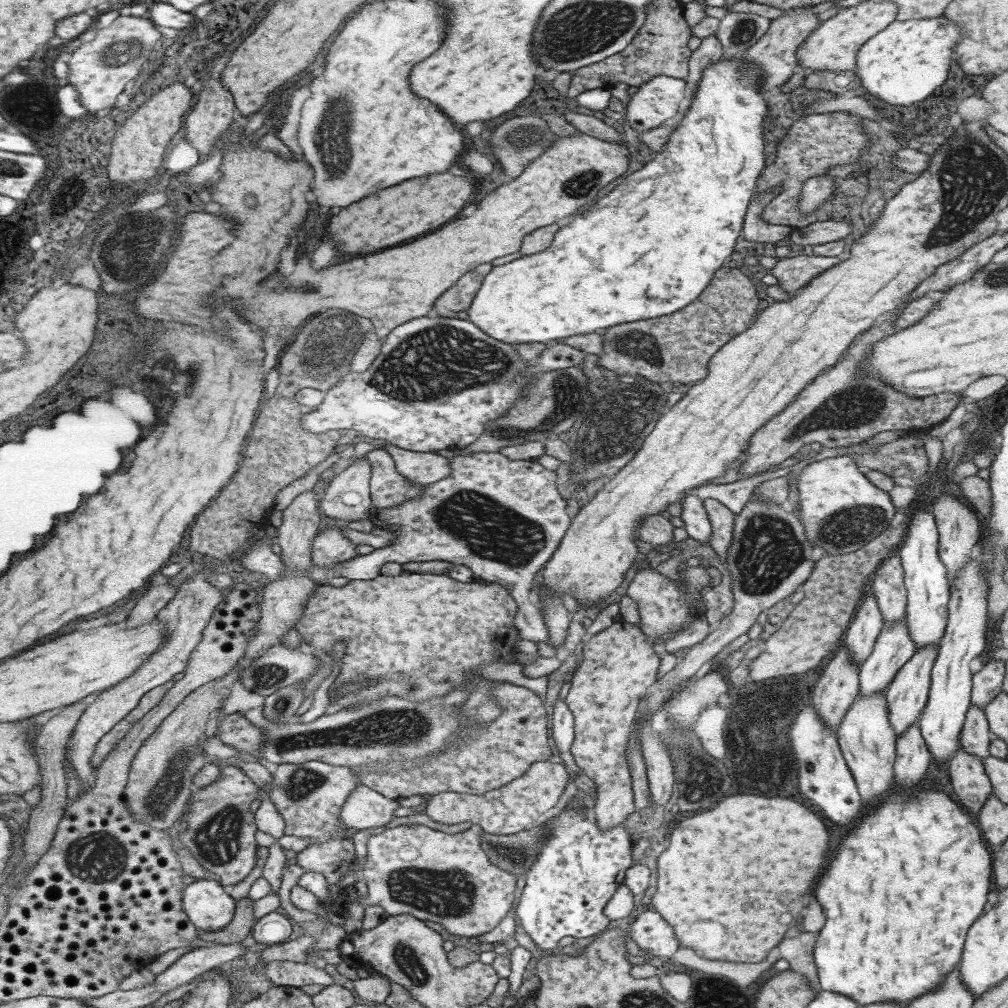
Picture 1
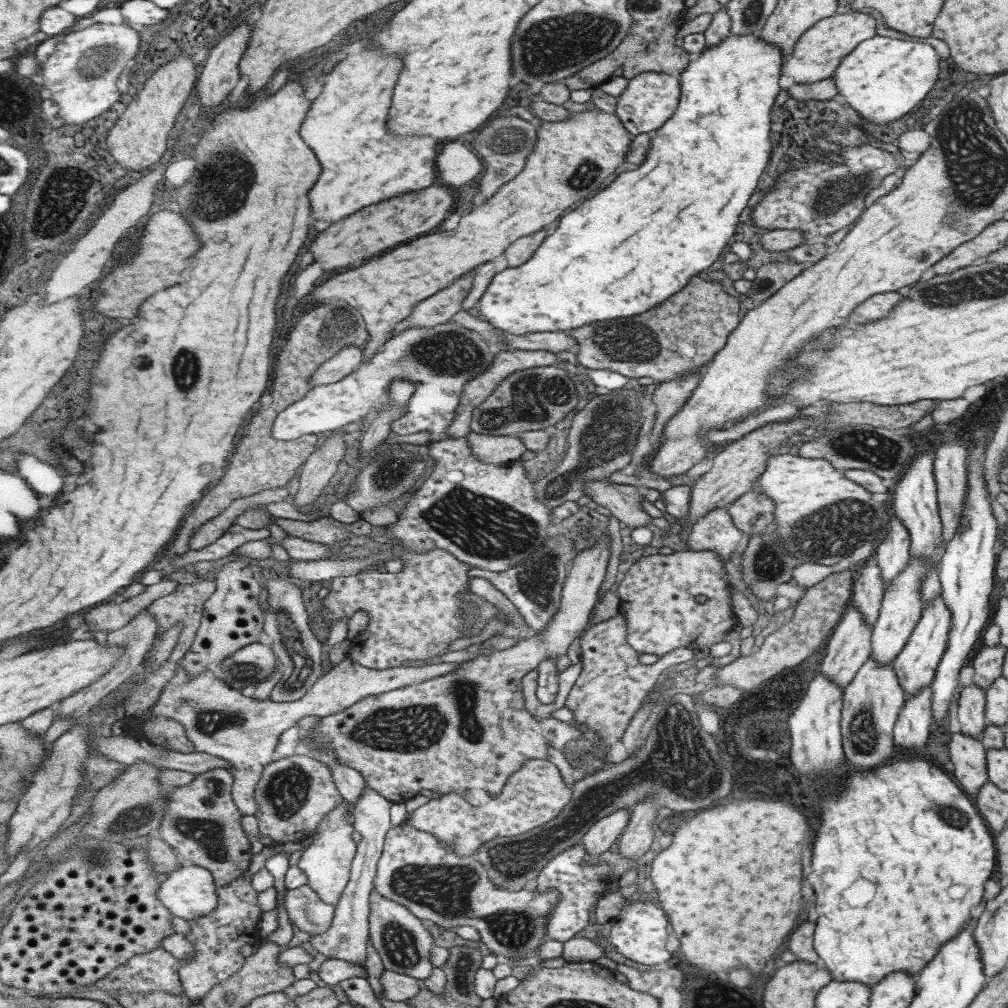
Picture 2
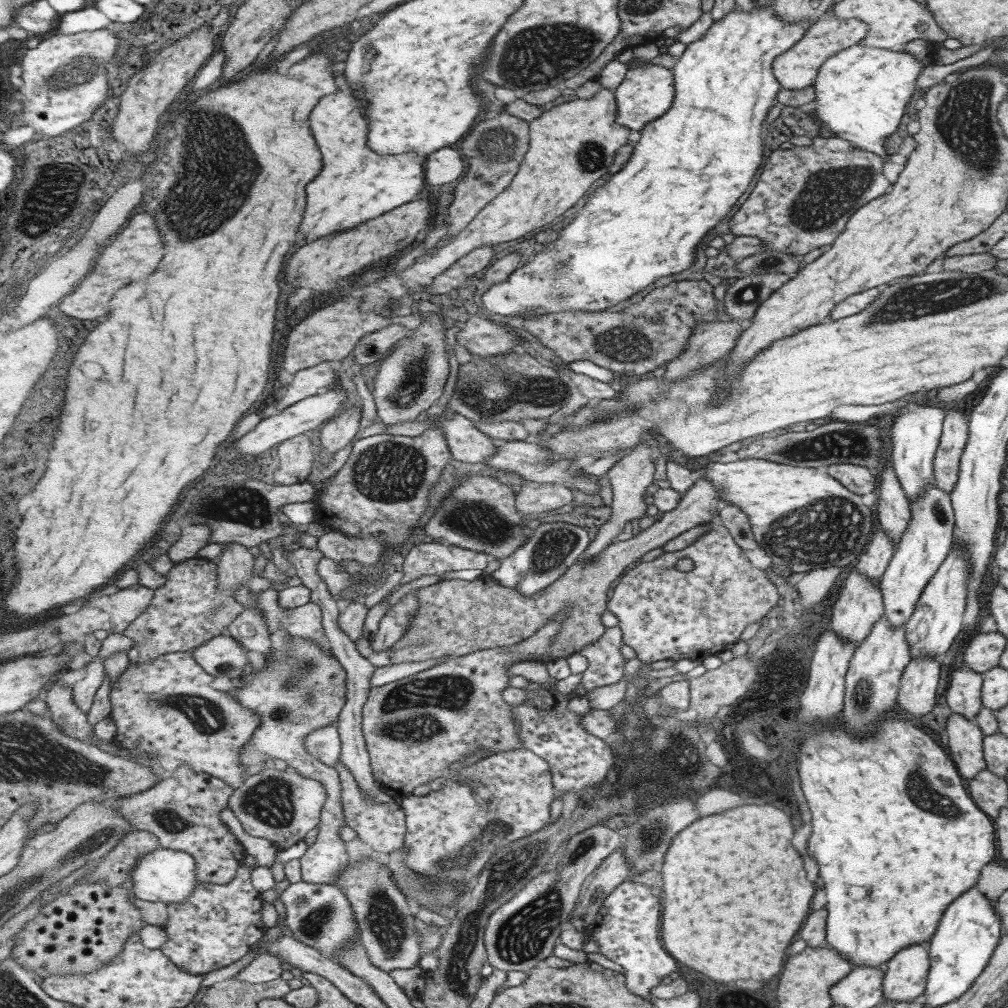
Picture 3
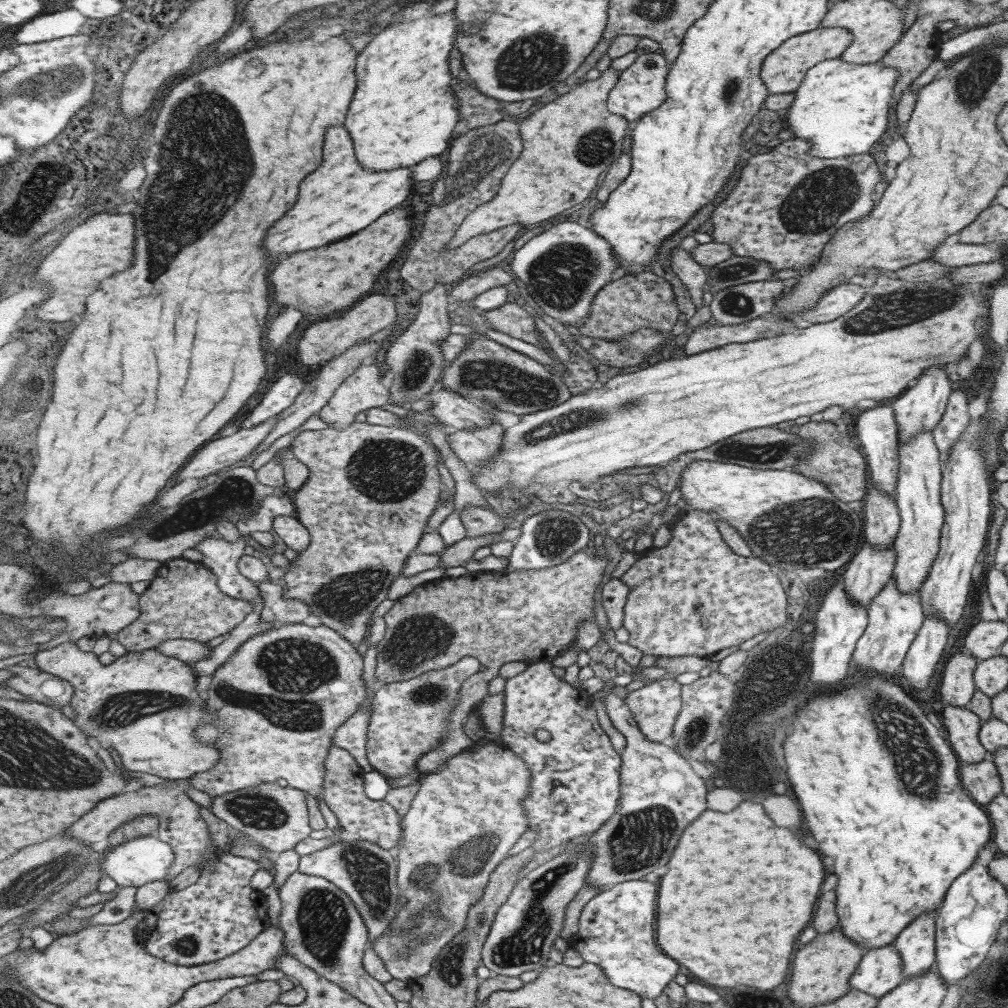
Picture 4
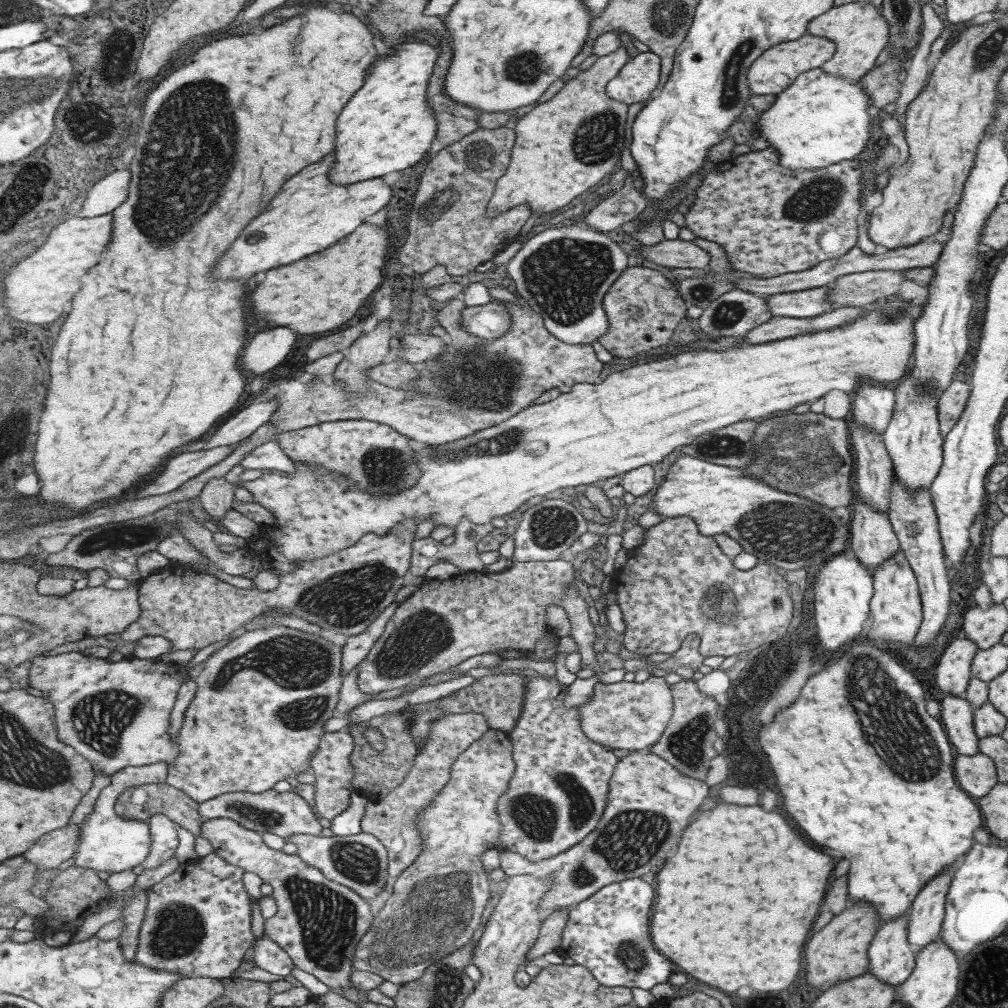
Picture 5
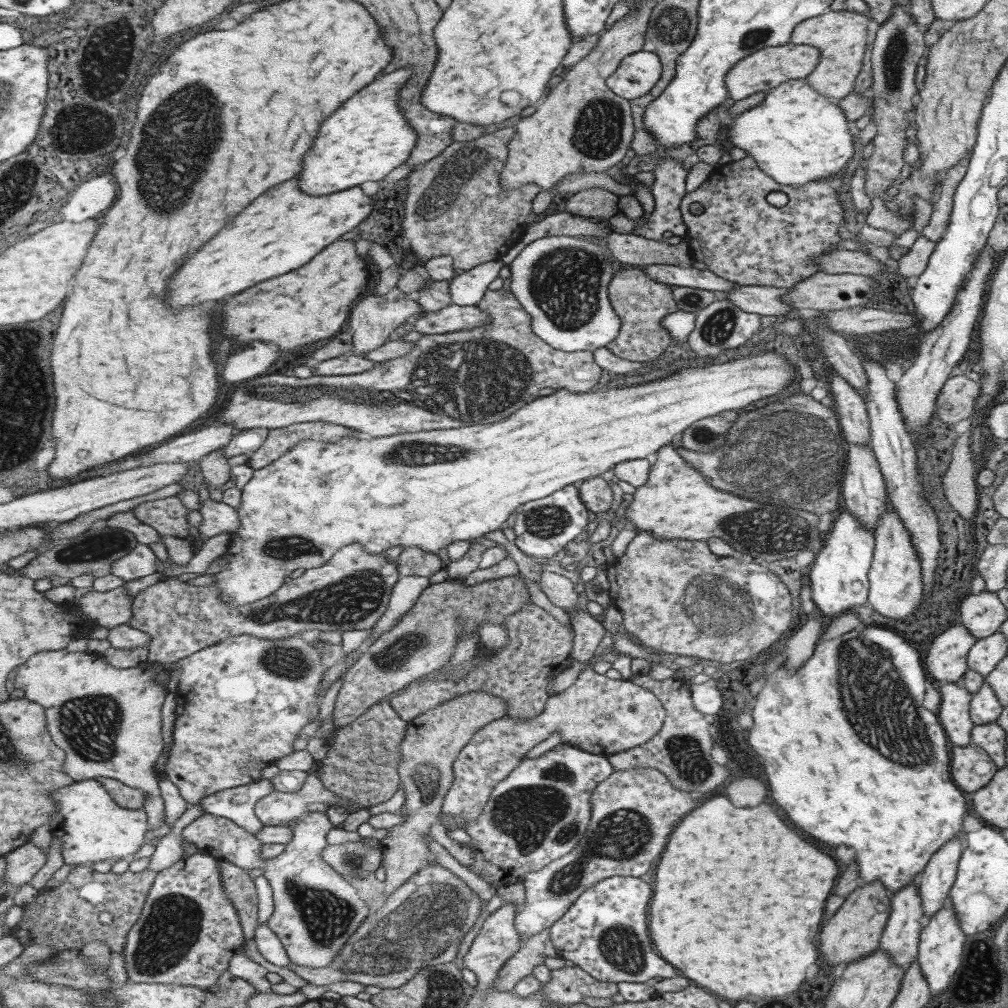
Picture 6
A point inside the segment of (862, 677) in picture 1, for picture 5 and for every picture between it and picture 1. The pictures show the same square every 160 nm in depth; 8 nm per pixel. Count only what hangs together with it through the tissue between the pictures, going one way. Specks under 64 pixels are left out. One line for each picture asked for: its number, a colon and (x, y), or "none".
2: (900, 607)
3: (923, 545)
4: (918, 493)
5: (911, 438)

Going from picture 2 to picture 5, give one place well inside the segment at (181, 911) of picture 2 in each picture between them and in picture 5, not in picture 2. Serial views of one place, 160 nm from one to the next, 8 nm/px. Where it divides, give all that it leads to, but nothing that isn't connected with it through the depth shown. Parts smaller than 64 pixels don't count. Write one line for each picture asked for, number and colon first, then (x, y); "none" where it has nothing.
3: (169, 876)
4: (135, 862)
5: (108, 842)

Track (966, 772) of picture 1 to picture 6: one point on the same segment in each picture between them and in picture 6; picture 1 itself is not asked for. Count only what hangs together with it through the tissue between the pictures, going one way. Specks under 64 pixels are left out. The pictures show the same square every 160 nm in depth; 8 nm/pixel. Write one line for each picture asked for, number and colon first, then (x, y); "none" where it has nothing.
2: (967, 755)
3: (964, 740)
4: (962, 726)
5: (956, 713)
6: (952, 712)

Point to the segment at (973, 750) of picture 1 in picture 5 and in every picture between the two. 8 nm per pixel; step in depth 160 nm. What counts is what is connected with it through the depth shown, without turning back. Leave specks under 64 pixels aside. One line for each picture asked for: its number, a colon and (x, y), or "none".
2: (970, 703)
3: (962, 696)
4: (956, 686)
5: (952, 671)

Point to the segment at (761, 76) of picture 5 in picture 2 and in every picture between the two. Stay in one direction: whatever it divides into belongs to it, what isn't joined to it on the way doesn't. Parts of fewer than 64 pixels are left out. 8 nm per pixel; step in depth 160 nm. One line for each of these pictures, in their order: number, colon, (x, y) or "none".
2: (816, 53)
3: (795, 69)
4: (781, 70)

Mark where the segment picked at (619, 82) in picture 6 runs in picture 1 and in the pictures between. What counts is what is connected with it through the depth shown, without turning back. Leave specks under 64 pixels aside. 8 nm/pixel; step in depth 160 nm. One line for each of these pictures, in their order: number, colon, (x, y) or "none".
1: (657, 101)
2: (649, 99)
3: (645, 92)
4: (639, 89)
5: (636, 81)

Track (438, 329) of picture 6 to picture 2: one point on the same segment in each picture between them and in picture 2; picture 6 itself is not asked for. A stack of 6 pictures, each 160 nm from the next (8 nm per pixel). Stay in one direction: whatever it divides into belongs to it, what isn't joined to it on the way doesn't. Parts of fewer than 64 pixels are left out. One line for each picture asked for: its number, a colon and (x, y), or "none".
2: (642, 345)
3: (637, 338)
4: (511, 318)
5: (493, 320)

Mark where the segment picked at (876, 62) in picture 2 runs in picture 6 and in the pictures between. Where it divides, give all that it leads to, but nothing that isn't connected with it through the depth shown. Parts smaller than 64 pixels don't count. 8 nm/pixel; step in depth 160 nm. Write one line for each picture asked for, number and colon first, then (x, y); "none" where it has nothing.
3: (859, 93)
4: (840, 109)
5: (820, 119)
6: (796, 135)

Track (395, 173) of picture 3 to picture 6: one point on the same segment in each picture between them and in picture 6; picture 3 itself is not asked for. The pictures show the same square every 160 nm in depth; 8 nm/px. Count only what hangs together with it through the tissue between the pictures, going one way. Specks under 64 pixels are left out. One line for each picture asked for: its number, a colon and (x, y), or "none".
4: (340, 197)
5: (312, 213)
6: (283, 230)

